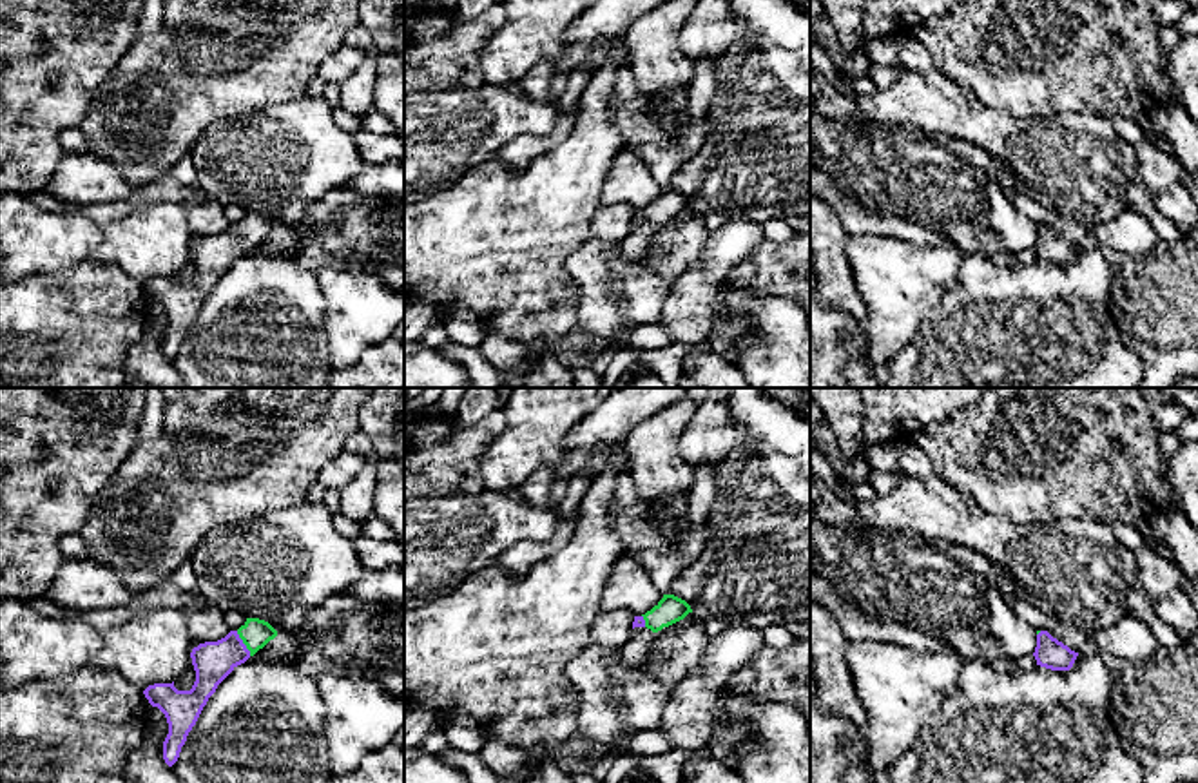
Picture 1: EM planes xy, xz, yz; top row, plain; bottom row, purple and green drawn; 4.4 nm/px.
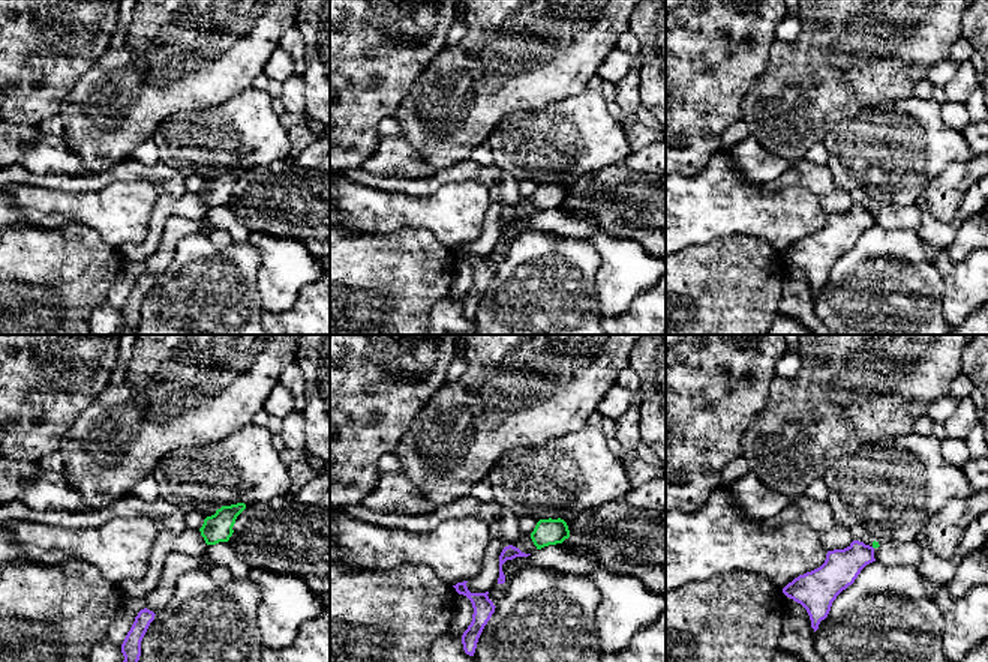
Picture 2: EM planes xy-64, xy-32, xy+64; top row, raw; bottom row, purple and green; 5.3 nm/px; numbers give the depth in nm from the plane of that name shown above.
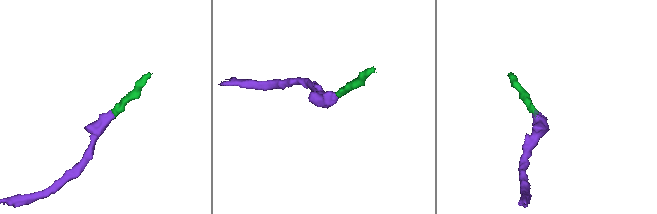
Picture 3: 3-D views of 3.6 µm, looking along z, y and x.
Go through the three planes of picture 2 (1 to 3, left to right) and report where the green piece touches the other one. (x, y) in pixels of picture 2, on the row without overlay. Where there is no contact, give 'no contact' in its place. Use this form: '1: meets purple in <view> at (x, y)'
1: no contact
2: no contact
3: no contact

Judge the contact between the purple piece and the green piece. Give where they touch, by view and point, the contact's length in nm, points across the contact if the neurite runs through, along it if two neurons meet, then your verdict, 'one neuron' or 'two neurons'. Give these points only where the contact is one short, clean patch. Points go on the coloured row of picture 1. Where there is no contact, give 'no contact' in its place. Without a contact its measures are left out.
contact xy (243, 644); length 130 nm; way xy (212, 662), (243, 644), (256, 633); one neuron

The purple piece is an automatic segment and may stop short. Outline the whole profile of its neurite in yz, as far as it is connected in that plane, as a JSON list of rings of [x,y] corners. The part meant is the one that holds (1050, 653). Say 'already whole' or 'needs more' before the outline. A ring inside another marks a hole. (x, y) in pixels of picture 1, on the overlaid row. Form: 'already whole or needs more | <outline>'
already whole | [[[1048,631],[1037,634],[1037,647],[1033,652],[1037,665],[1051,671],[1069,671],[1078,656],[1068,645],[1053,638]]]

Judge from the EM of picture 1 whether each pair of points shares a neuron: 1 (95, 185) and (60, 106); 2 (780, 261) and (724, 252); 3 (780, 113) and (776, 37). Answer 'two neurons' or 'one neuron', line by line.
1: two neurons
2: two neurons
3: one neuron

